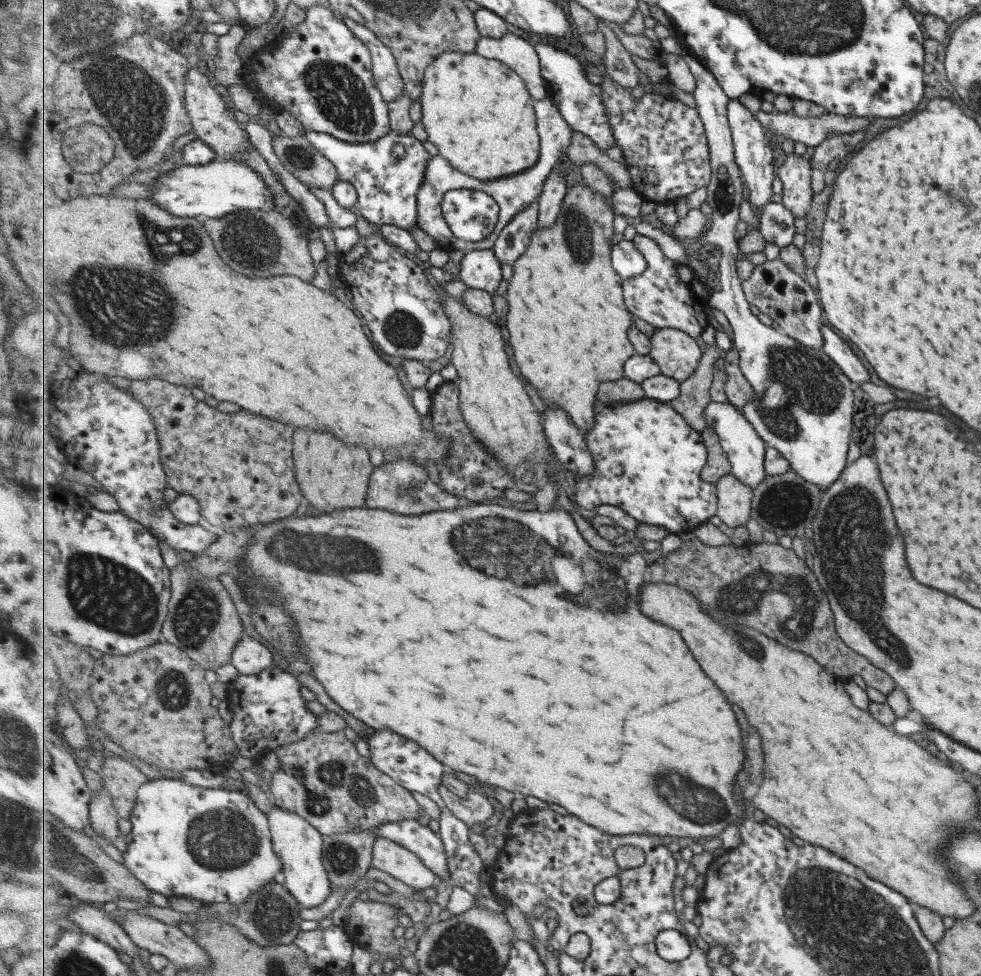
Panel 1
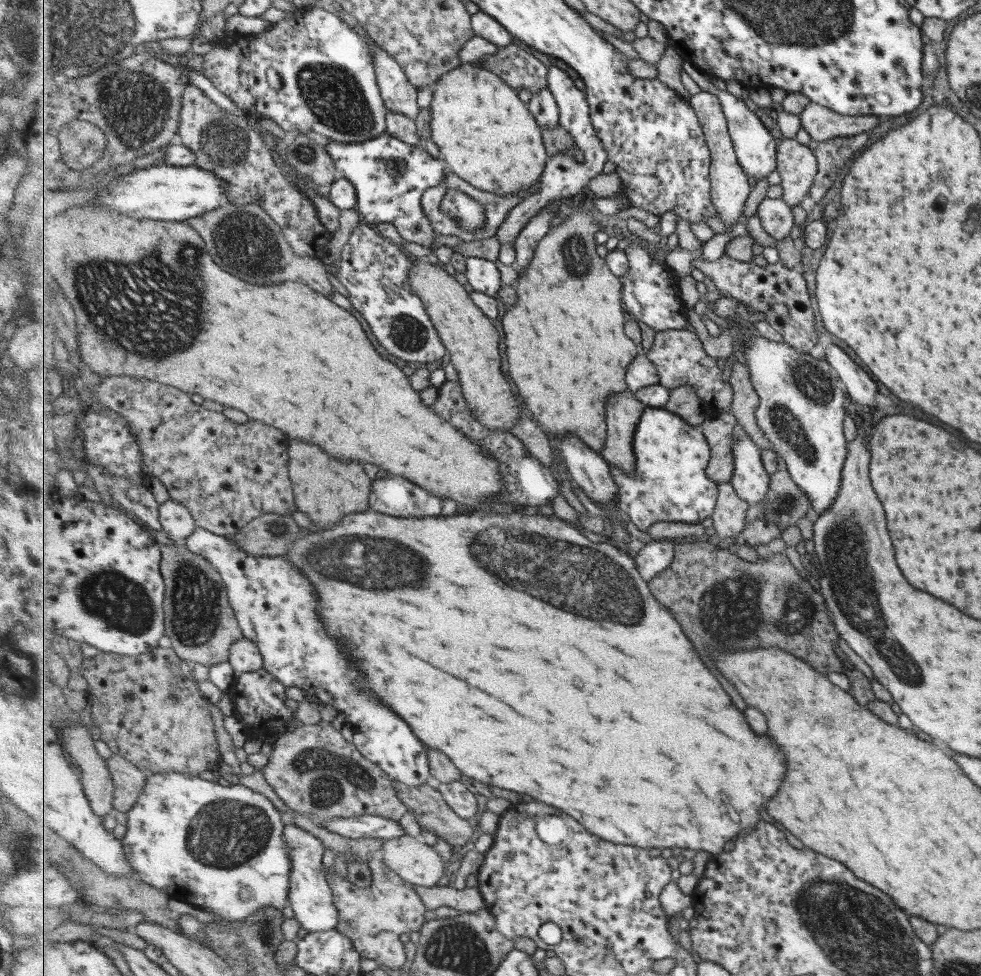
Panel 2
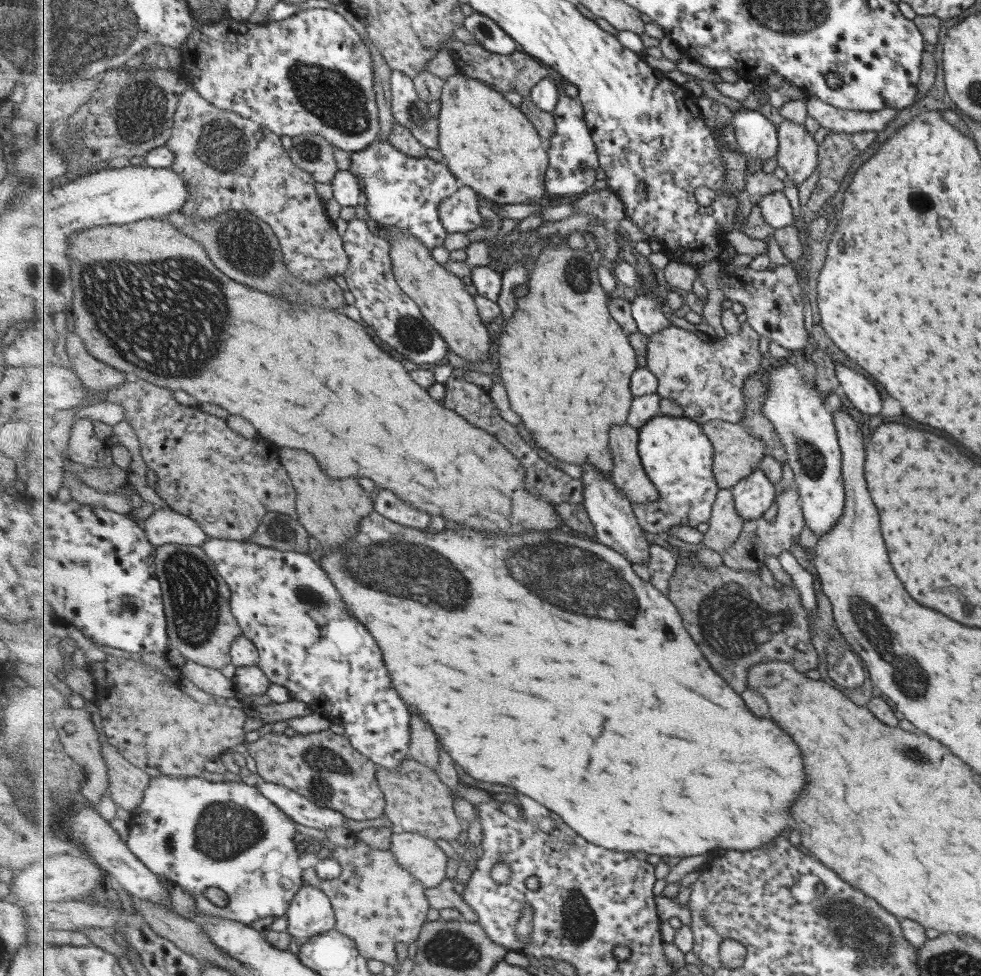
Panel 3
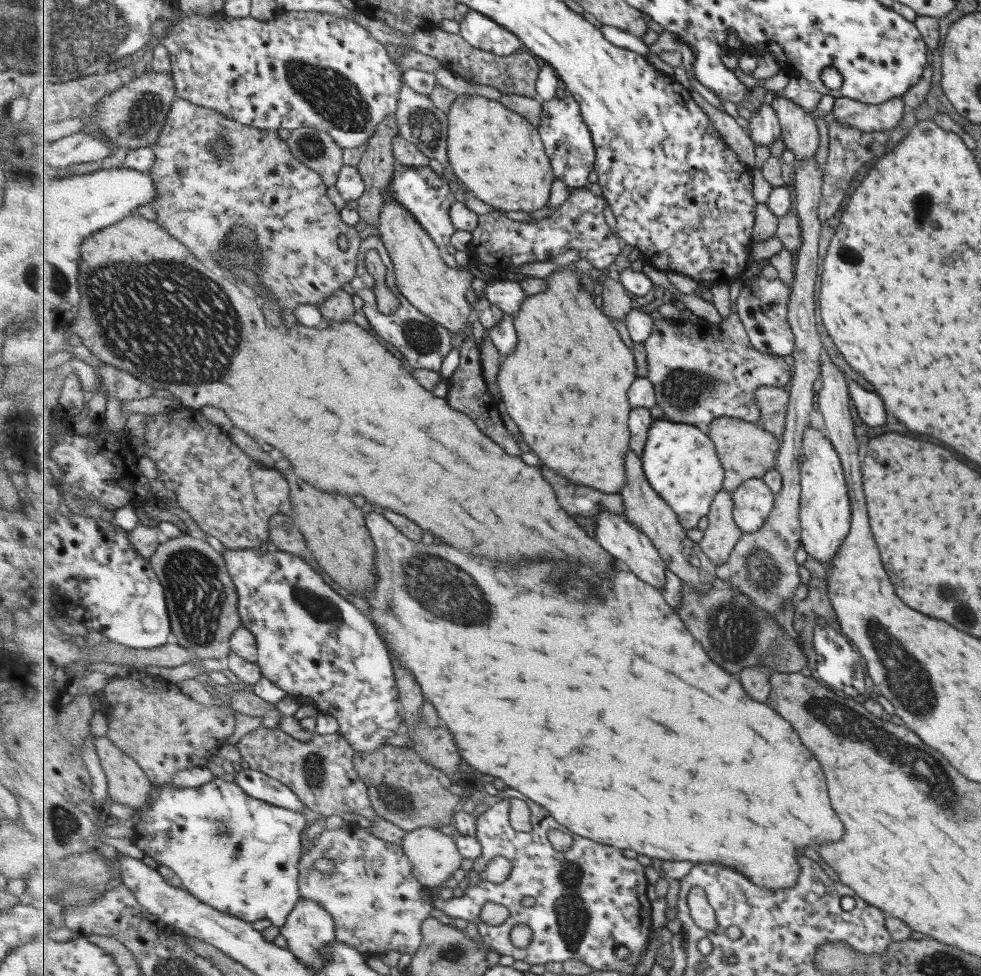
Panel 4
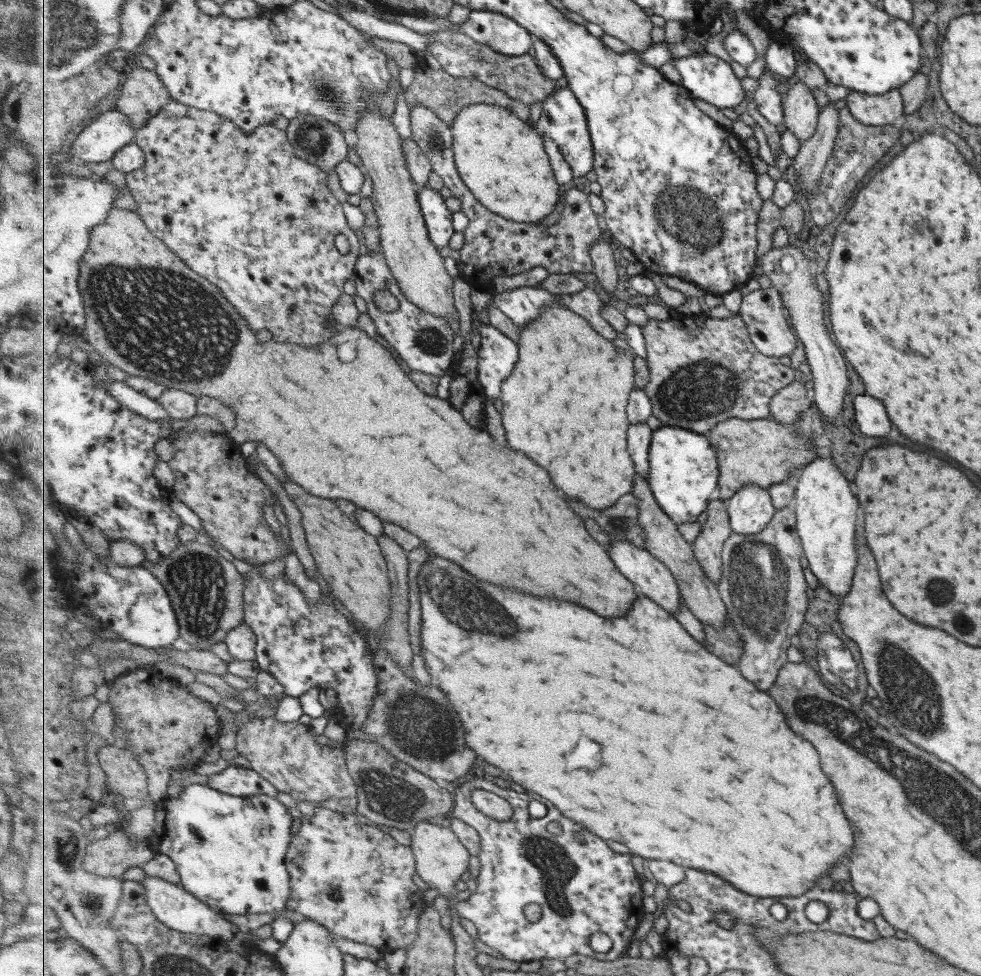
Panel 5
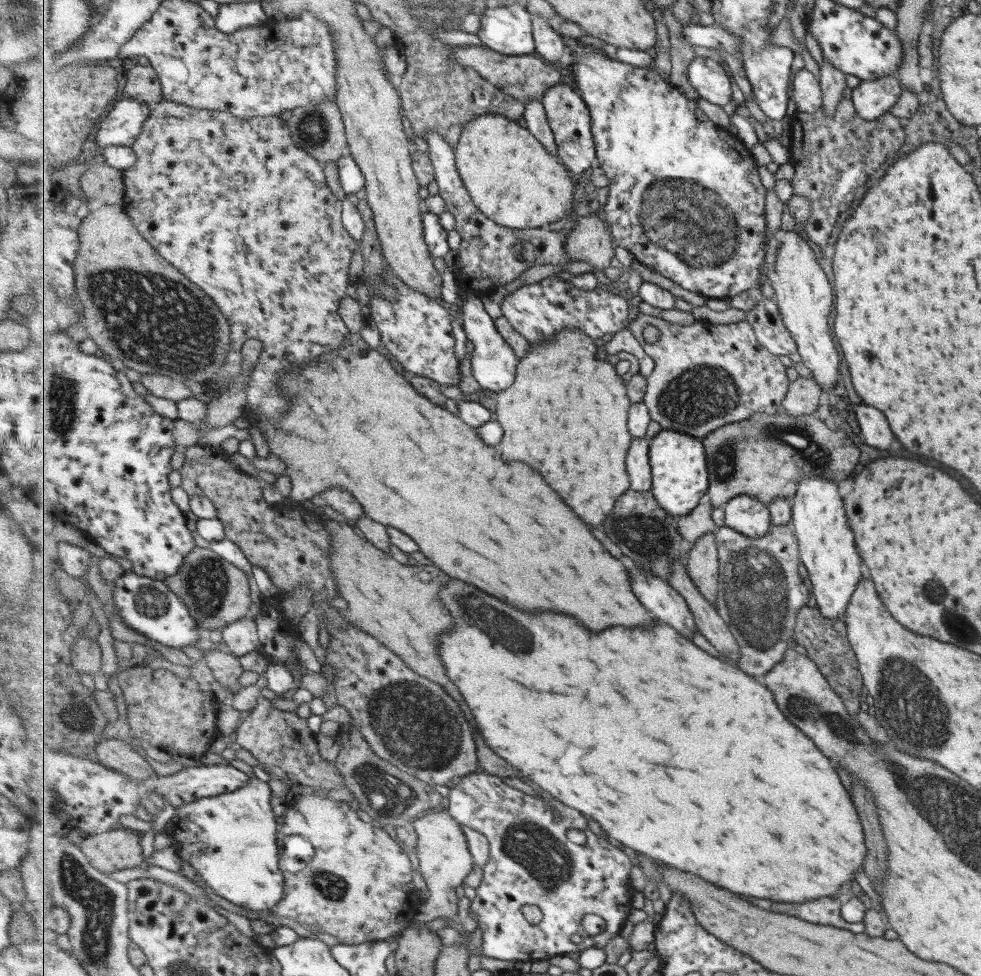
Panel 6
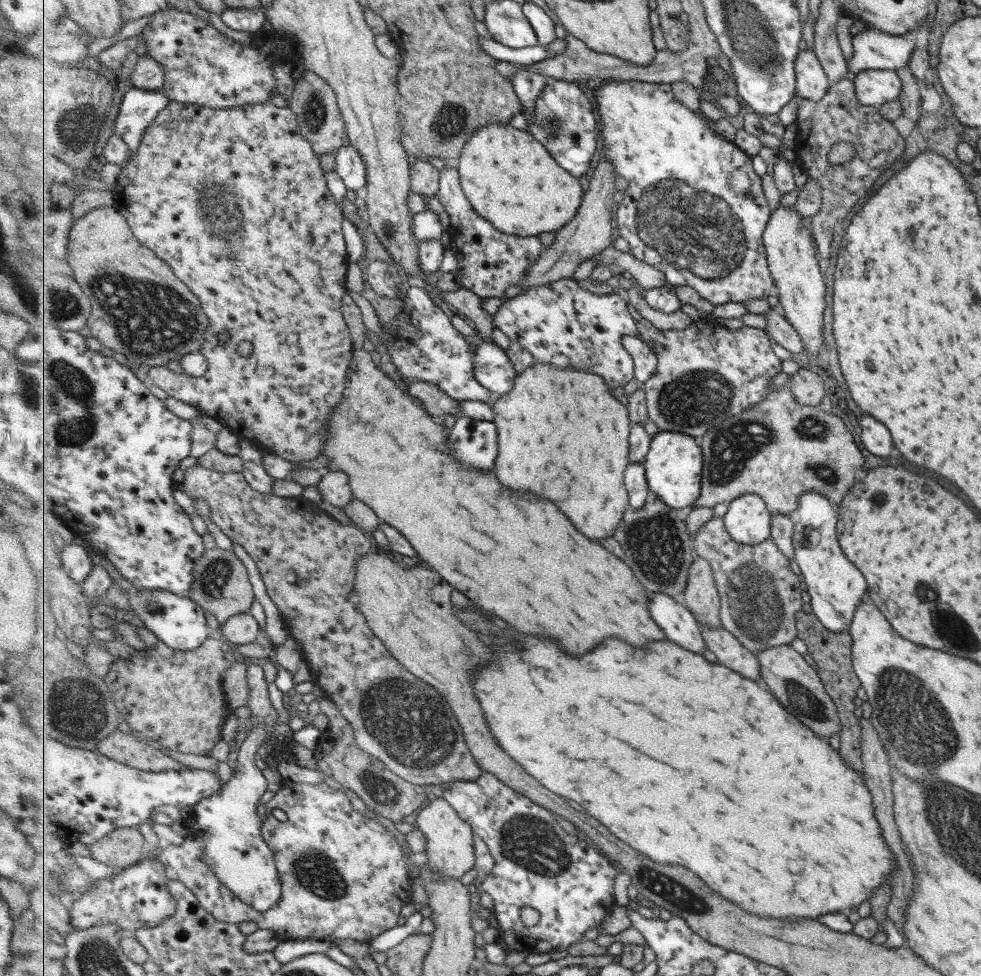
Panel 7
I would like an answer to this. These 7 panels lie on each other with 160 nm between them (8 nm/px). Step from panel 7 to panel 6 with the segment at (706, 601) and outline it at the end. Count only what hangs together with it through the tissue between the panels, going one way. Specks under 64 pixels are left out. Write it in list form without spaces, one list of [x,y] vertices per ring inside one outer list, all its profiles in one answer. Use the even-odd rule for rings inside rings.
[[[710,532],[696,540],[687,552],[687,567],[691,580],[715,606],[720,593],[721,572],[720,550],[716,532]]]

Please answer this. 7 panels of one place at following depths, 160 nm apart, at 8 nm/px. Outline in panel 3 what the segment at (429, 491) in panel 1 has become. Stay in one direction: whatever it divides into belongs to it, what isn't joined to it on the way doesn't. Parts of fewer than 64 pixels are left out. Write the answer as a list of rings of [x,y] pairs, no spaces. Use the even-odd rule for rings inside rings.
[[[381,490],[379,492],[379,496],[377,496],[377,512],[385,514],[389,520],[399,522],[403,526],[427,528],[431,524],[431,514],[409,506],[405,500],[401,500],[391,490]]]

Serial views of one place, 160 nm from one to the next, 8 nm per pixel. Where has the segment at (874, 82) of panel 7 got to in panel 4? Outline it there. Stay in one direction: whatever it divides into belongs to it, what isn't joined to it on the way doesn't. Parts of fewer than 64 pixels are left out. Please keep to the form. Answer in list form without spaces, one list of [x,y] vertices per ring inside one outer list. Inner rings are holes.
[[[837,98],[832,109],[834,120],[848,124],[863,132],[885,131],[892,129],[899,121],[903,112],[904,102],[893,98],[881,104],[865,104],[856,99]]]

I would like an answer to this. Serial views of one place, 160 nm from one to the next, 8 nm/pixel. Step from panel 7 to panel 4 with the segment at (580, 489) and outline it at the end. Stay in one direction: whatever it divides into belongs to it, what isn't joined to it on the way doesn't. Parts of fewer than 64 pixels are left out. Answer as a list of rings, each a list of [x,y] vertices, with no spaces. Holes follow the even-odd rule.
[[[561,268],[549,274],[546,281],[546,291],[528,296],[515,316],[519,346],[511,356],[507,356],[497,373],[498,386],[503,390],[502,401],[505,400],[507,410],[521,428],[521,434],[527,440],[527,444],[533,448],[537,456],[541,456],[543,462],[547,462],[549,468],[553,468],[561,476],[567,476],[573,482],[587,484],[595,490],[619,493],[627,482],[623,462],[625,454],[629,452],[631,440],[631,404],[627,392],[638,377],[636,355],[623,342],[613,321],[595,304],[595,272]]]

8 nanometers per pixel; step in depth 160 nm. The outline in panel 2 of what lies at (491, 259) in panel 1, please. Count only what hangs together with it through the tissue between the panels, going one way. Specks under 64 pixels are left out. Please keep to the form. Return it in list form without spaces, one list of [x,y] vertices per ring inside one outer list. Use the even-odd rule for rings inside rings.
[[[469,257],[465,262],[464,274],[473,290],[496,297],[503,286],[497,263],[477,257]]]

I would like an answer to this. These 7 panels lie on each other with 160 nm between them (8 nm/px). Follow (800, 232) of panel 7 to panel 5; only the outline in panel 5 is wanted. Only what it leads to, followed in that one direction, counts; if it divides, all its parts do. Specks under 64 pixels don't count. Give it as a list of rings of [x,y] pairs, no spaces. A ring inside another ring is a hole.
[[[793,240],[783,248],[771,249],[771,252],[758,260],[758,264],[779,290],[784,306],[790,312],[794,331],[803,345],[804,358],[812,374],[812,380],[808,382],[811,401],[823,416],[826,427],[833,428],[831,424],[841,412],[841,404],[843,404],[843,396],[845,396],[845,388],[849,386],[849,380],[845,374],[845,362],[837,346],[827,336],[827,330],[823,324],[823,312],[821,312],[821,294],[815,288],[815,284],[811,284],[809,262],[801,254],[801,244]]]

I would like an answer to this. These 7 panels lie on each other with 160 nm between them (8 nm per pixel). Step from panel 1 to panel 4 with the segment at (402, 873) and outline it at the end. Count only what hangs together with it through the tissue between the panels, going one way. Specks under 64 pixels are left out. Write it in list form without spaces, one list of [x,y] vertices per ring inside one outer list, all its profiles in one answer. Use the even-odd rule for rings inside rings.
[[[431,827],[408,831],[401,845],[426,888],[443,886],[465,859],[453,836]]]

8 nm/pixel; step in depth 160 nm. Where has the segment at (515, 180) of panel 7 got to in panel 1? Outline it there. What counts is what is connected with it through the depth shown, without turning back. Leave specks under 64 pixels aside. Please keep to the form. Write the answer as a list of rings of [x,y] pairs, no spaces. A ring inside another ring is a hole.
[[[443,53],[428,66],[424,74],[424,88],[423,94],[419,100],[421,107],[423,107],[423,124],[425,125],[428,140],[436,146],[439,154],[443,155],[449,162],[453,162],[453,166],[457,166],[457,170],[465,170],[465,174],[472,175],[473,178],[478,178],[484,181],[495,181],[503,176],[511,176],[511,174],[523,173],[524,170],[531,169],[535,166],[541,156],[540,149],[540,131],[537,132],[537,118],[536,118],[536,100],[529,92],[528,83],[517,74],[508,64],[497,59],[487,58],[477,53]]]

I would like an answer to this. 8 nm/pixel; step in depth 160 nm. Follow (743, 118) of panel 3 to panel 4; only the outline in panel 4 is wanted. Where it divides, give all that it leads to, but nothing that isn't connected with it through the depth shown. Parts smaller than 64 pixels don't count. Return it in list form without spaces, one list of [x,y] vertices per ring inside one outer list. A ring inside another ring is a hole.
[[[768,103],[749,120],[749,133],[756,145],[770,147],[777,138],[782,138],[782,124],[776,110]]]

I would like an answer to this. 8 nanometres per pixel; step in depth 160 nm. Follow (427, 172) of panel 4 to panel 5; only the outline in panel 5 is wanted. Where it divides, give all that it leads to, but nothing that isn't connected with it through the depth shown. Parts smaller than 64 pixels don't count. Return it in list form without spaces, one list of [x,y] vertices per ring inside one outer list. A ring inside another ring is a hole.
[[[429,186],[419,188],[420,205],[423,210],[426,222],[429,228],[430,237],[436,244],[437,248],[451,247],[450,240],[456,233],[454,229],[453,211],[447,206],[446,199],[439,194],[439,191],[434,190]]]

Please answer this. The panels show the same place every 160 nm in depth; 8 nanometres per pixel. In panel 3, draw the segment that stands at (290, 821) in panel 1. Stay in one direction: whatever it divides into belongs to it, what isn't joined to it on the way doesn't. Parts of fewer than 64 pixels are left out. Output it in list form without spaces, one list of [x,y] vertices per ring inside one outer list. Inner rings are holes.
[[[308,882],[299,889],[286,915],[289,919],[287,932],[299,946],[307,944],[313,936],[336,929],[338,921],[330,896]]]

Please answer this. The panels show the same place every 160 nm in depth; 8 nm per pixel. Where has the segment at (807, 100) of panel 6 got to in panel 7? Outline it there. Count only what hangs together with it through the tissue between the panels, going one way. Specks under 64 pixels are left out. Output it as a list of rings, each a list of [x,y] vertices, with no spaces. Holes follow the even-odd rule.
[[[801,51],[801,56],[797,57],[797,94],[801,99],[817,102],[825,94],[828,85],[827,75],[815,51]]]

